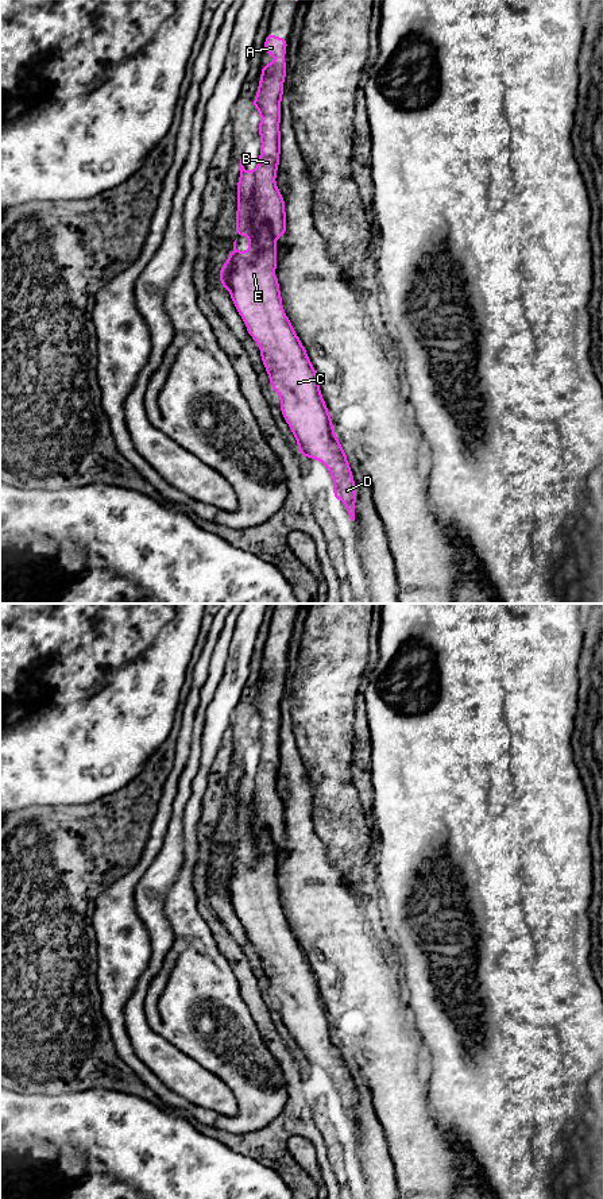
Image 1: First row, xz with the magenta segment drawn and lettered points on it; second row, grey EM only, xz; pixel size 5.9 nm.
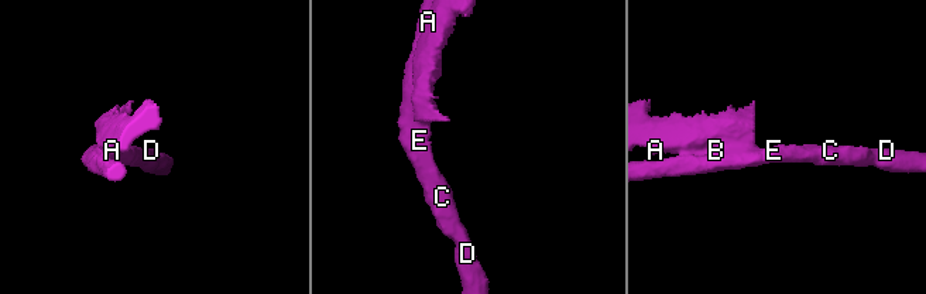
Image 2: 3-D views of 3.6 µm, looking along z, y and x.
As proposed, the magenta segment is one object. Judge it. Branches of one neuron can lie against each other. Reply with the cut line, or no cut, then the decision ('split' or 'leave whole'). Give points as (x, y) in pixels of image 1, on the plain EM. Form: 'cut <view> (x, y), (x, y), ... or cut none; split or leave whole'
cut xz (250, 778), (254, 816), (273, 843); split

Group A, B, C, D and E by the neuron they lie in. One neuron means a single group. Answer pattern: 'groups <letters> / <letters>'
groups A B / C D E

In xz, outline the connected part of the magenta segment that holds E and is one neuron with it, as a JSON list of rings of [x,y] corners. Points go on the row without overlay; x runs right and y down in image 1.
[[[240,764],[240,783],[237,786],[237,799],[239,799],[239,803],[237,803],[237,818],[235,821],[236,824],[235,838],[237,843],[241,838],[247,840],[247,843],[250,844],[250,855],[247,857],[240,857],[236,855],[236,845],[233,847],[233,855],[231,859],[228,859],[227,868],[219,876],[220,887],[224,892],[229,895],[232,906],[239,920],[243,922],[250,941],[252,941],[258,948],[258,951],[260,952],[260,961],[263,964],[266,976],[270,980],[270,990],[281,1001],[281,1017],[298,1046],[298,1057],[306,1063],[317,1064],[325,1069],[325,1072],[329,1075],[335,1087],[335,1095],[332,1102],[344,1106],[345,1114],[351,1125],[355,1126],[355,1104],[356,1104],[357,1096],[351,1077],[351,1072],[347,1067],[347,1060],[335,1040],[331,1019],[321,1001],[316,975],[312,971],[310,964],[305,956],[305,952],[302,951],[301,945],[297,942],[297,938],[282,913],[278,880],[271,879],[278,870],[277,860],[275,860],[277,849],[274,843],[270,840],[267,832],[260,826],[260,822],[255,817],[251,778],[248,778],[244,774],[241,764]]]

